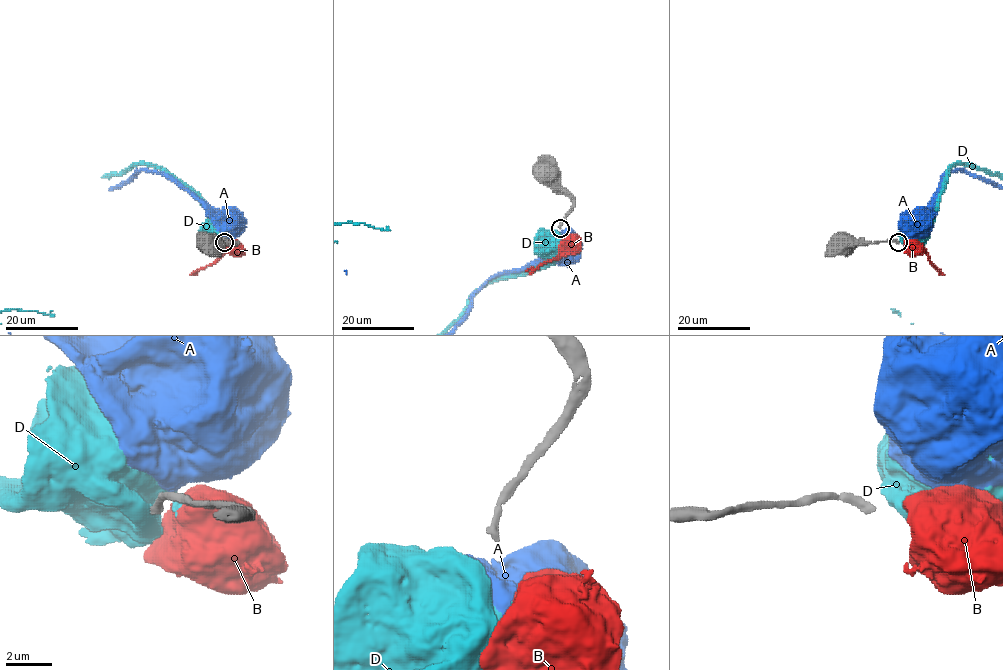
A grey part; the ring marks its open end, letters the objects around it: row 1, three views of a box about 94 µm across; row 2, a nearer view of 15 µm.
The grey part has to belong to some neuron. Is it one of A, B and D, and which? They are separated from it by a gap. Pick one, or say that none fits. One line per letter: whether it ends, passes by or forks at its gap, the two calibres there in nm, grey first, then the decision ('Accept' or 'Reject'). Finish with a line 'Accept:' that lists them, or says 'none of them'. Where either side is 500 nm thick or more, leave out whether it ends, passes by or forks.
A: Thickness 340 nm (grey) against 850 nm. Reject
B: Thickness 340 nm (grey) against 750 nm. Reject
D: Thickness 340 nm (grey) against 800 nm. Reject
Accept: none of them

